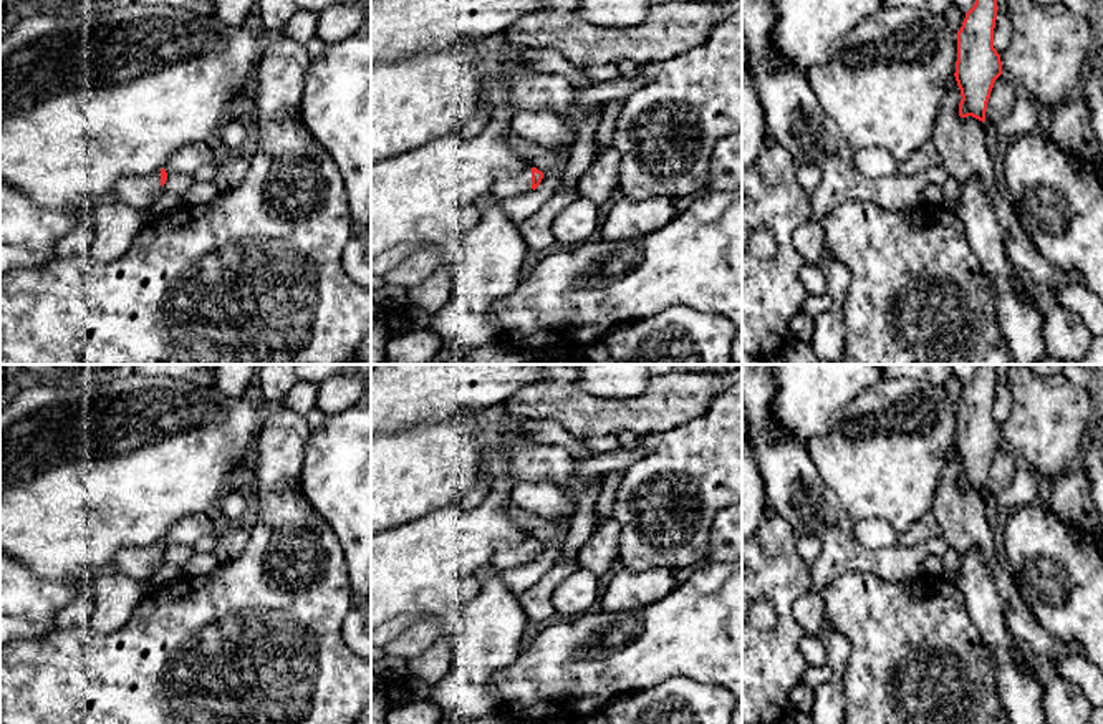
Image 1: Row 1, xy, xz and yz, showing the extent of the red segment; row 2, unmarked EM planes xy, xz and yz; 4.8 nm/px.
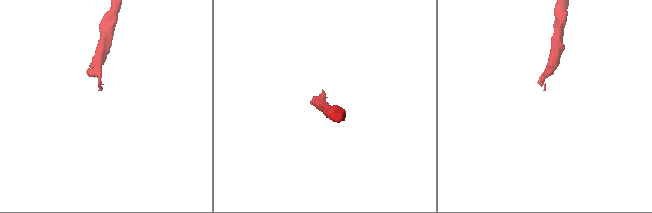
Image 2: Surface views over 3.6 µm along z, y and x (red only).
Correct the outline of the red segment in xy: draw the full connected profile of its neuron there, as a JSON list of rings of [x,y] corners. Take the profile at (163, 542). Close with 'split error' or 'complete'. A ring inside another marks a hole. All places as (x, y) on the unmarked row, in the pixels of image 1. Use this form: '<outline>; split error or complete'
[[[164,538],[146,547],[126,547],[116,553],[113,565],[116,572],[136,582],[149,583],[161,568],[166,552],[167,543]]]; split error

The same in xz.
[[[527,537],[525,540],[515,545],[499,545],[494,552],[490,563],[500,573],[535,562],[540,557],[542,550],[542,542],[533,537]]]; split error

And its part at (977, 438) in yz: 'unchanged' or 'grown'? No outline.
unchanged

